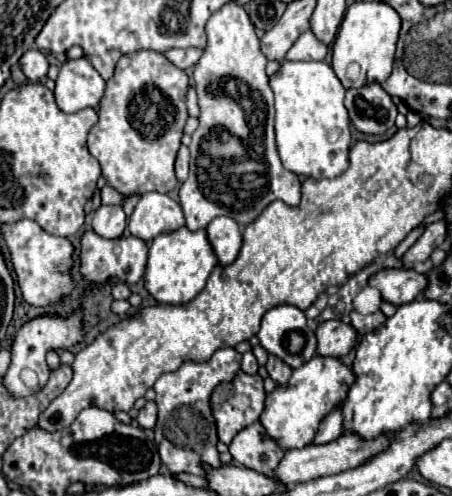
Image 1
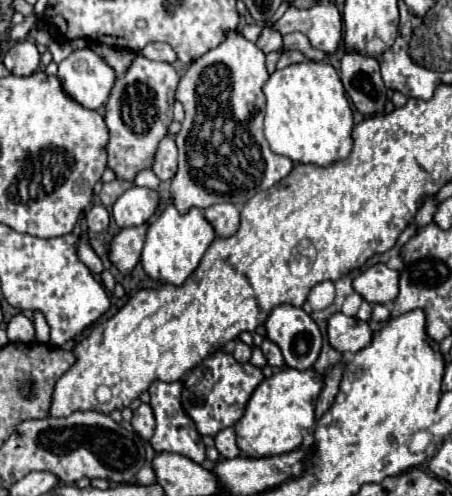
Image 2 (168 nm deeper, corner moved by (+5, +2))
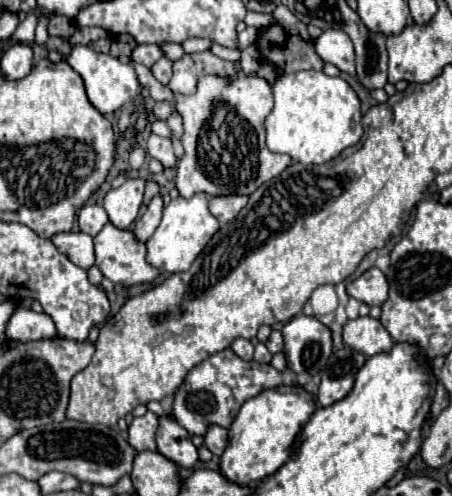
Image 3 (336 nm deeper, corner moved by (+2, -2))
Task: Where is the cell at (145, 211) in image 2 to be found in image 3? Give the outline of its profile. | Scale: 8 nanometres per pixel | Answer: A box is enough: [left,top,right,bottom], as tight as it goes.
[104,178,144,228]

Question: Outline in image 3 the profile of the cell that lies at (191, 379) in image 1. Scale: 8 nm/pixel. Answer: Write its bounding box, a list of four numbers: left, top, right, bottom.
[156,416,198,468]

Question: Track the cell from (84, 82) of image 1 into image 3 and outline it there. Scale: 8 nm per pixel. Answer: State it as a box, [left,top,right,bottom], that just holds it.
[66,44,140,114]

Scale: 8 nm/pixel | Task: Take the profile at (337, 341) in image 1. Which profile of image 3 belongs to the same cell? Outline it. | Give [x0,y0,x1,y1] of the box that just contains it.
[344,316,394,358]

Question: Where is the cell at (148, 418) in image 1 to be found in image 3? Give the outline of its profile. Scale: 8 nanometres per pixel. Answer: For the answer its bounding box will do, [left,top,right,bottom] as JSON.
[128,412,158,450]

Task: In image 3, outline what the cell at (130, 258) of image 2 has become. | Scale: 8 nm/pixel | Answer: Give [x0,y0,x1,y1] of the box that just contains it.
[134,194,164,240]

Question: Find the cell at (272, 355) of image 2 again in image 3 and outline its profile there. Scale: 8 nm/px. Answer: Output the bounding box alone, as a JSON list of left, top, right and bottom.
[266,330,284,354]

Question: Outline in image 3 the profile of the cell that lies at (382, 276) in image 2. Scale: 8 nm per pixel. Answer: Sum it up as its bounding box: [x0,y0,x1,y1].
[346,266,386,306]

